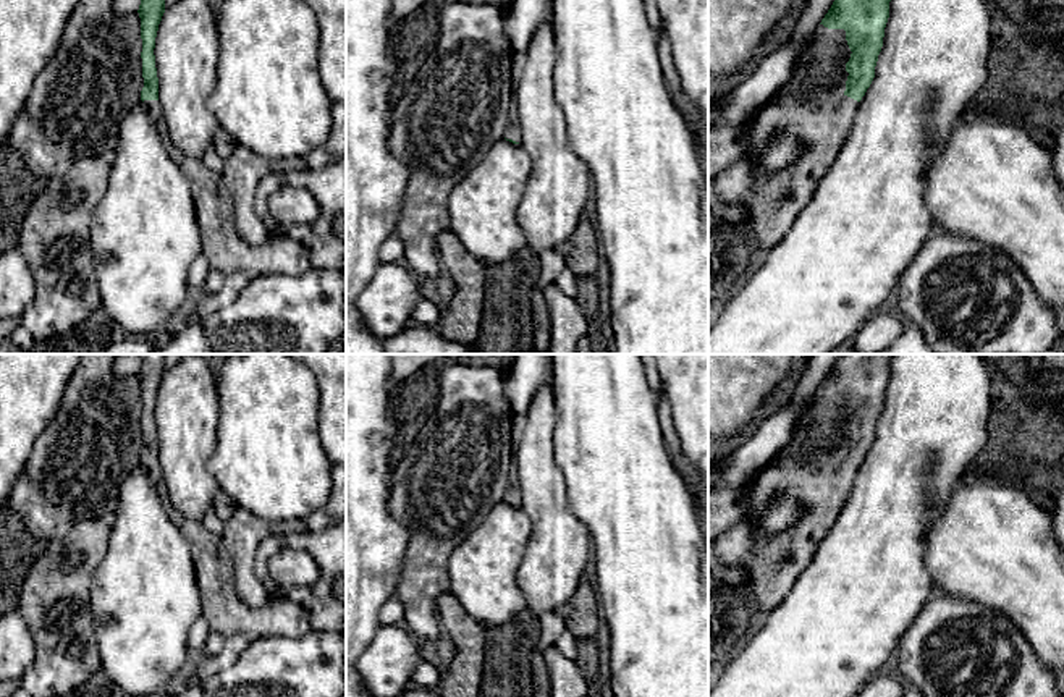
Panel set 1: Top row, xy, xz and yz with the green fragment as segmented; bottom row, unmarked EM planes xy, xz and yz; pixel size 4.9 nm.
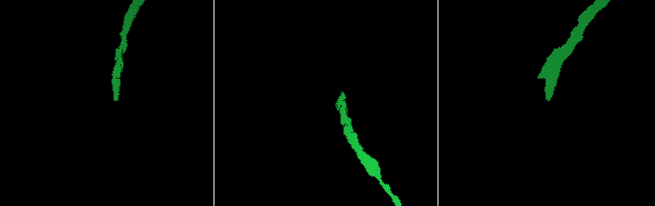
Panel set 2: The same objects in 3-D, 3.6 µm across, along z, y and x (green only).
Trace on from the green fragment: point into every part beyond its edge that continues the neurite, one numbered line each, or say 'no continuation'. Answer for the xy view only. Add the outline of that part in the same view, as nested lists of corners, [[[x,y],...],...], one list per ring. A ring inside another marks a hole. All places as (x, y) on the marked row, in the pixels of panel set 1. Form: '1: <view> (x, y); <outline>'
1: xy (220, 243); [[[144,100],[163,147],[191,183],[197,226],[201,230],[201,254],[210,270],[228,277],[246,273],[251,280],[262,275],[302,275],[310,268],[306,247],[286,233],[272,233],[265,244],[247,244],[236,230],[231,194],[223,173],[210,170],[201,158],[178,150],[167,133],[158,100]]]

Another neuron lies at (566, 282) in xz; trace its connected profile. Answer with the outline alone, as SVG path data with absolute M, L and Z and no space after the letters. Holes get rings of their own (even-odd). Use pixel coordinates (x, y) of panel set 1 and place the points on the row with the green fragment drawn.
M566 267L563 270L563 273L556 278L555 285L568 298L576 299L576 296L577 296L577 280L576 280L576 275L569 270L569 267Z

